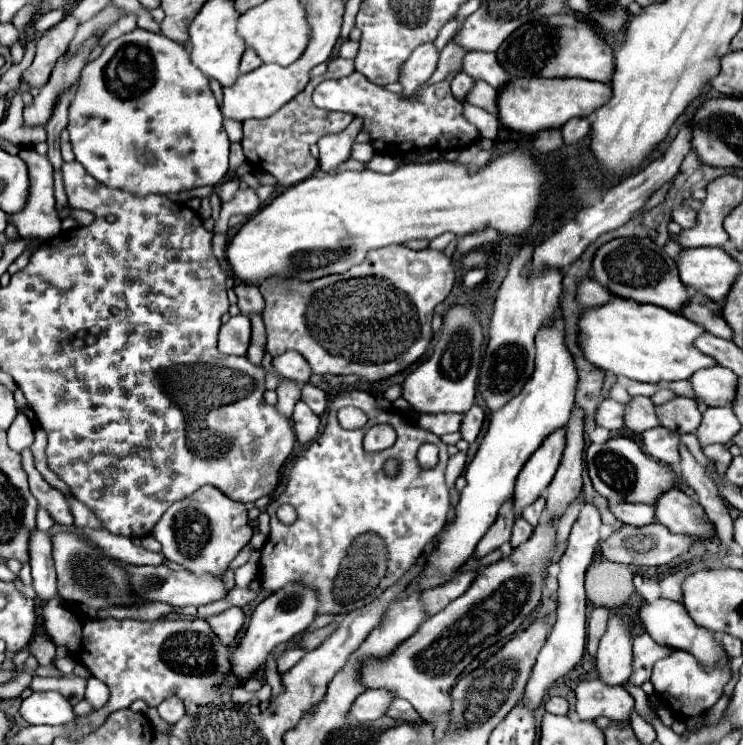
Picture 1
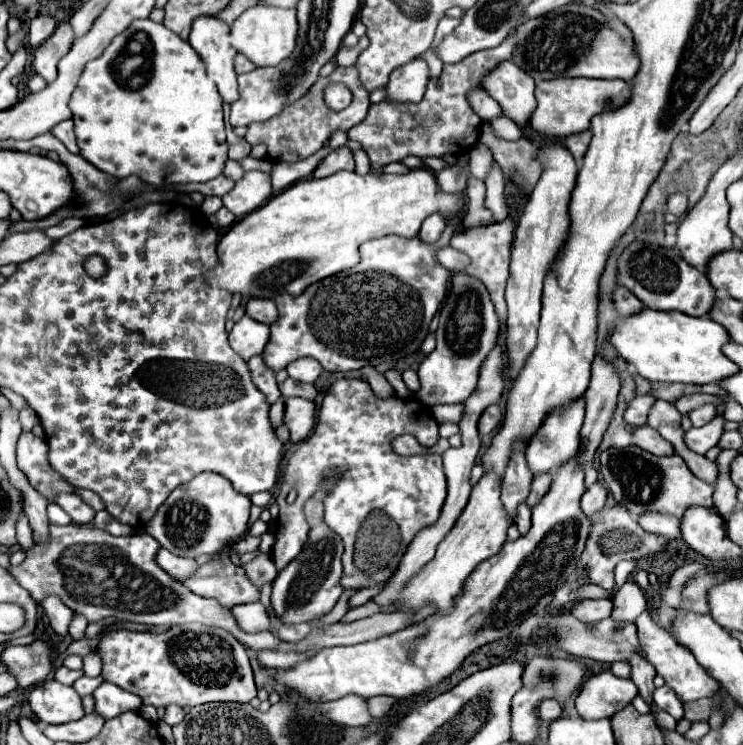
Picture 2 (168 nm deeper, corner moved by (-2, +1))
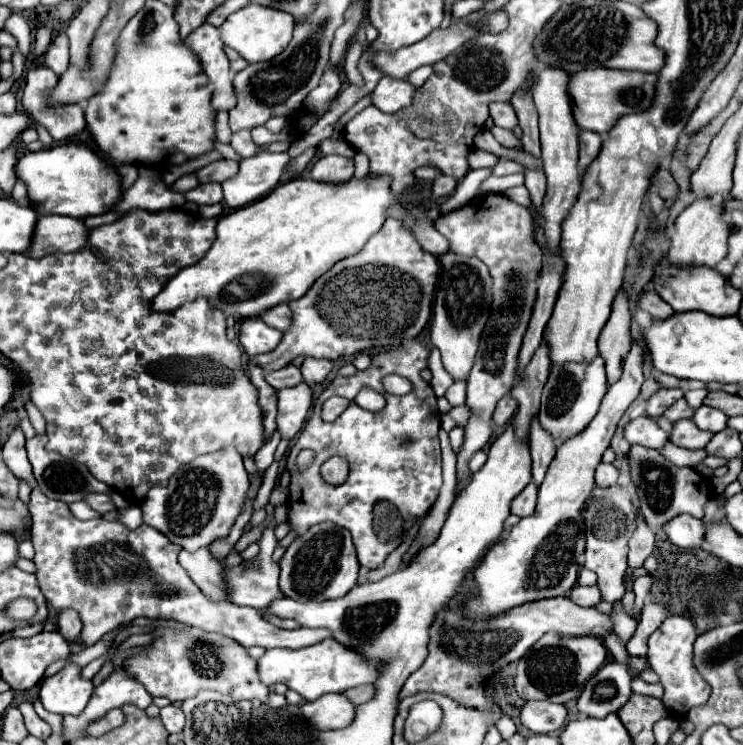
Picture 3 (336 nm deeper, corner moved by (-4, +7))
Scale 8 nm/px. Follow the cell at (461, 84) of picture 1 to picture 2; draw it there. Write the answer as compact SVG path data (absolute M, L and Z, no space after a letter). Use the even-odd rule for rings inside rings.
M477 87L477 89L469 91L467 101L469 101L469 105L473 107L473 111L475 111L481 119L491 121L493 117L501 115L501 107L493 101L493 97L491 97L483 87Z

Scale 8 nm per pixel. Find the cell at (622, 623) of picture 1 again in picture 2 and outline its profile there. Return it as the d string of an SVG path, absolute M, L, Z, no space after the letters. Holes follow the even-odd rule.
M631 579L625 581L625 585L615 593L613 597L613 613L611 619L621 629L627 623L635 623L637 617L645 611L645 597L639 585L635 585Z

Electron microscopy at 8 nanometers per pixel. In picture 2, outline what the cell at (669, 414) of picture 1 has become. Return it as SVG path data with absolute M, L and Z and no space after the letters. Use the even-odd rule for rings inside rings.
M705 403L705 405L697 407L697 409L693 409L687 417L691 419L693 427L703 427L705 423L709 423L709 421L713 419L713 415L715 415L715 413L717 413L715 405L713 405L713 403Z

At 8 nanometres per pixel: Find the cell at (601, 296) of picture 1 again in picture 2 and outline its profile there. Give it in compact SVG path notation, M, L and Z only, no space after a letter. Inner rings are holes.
M615 287L611 293L611 299L613 299L613 305L615 305L619 319L625 319L627 315L633 315L643 309L643 303L625 287Z

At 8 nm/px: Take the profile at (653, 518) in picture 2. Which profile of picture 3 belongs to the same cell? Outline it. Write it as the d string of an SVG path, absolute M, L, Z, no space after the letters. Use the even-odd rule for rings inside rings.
M691 515L675 517L675 521L665 525L665 531L671 543L675 543L677 547L693 549L693 547L703 545L705 541L705 523Z

